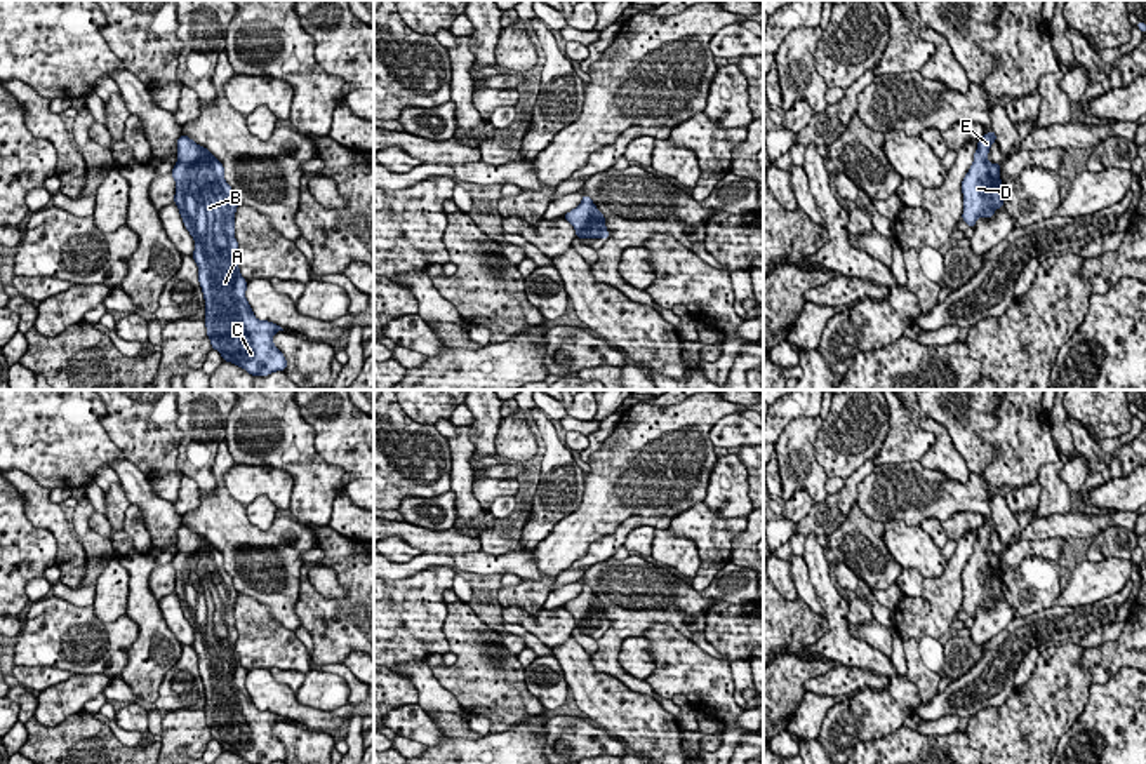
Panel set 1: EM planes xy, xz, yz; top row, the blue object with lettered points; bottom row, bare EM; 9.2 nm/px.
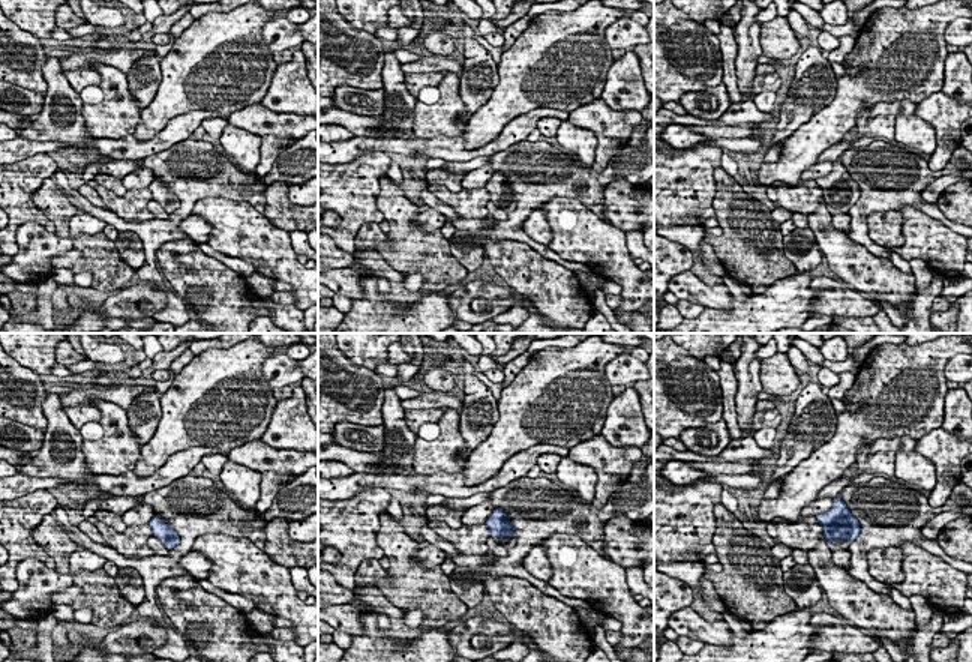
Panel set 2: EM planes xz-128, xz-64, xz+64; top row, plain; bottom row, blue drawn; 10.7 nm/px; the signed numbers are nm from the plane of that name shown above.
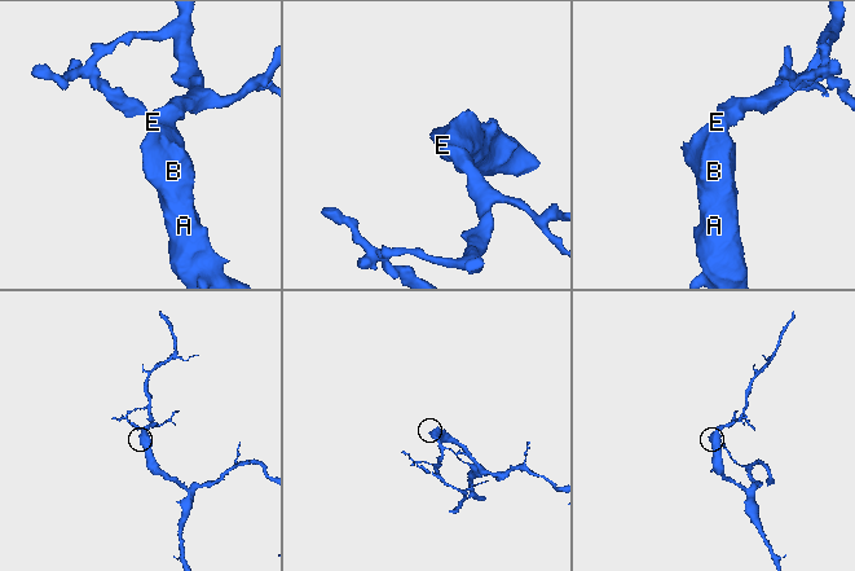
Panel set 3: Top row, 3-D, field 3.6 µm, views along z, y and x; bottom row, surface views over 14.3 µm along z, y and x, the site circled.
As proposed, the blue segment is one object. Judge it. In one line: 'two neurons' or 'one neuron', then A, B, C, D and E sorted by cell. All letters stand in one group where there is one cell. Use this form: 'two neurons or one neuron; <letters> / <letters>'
one neuron; A B C D E

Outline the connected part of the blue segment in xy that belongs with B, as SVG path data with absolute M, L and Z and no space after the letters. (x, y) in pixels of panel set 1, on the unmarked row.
M188 526L177 529L174 592L195 630L193 649L205 689L205 717L223 750L249 764L285 761L287 750L273 734L280 715L257 710L237 653L235 602L238 592L224 569L223 553Z

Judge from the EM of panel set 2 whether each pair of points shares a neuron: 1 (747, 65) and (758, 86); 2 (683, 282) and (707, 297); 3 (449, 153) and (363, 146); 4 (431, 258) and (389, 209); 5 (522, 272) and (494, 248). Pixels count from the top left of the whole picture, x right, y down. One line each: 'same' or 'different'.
1: different
2: same
3: same
4: same
5: same

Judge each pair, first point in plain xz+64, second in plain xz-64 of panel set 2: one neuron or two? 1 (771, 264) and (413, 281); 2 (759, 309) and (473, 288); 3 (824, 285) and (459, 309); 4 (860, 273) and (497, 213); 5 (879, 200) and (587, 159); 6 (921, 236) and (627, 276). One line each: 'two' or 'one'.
1: two
2: two
3: one
4: two
5: two
6: one

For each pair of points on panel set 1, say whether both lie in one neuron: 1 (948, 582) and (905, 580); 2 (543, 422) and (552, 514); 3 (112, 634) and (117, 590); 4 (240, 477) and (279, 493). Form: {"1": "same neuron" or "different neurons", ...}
{"1": "different neurons", "2": "same neuron", "3": "different neurons", "4": "same neuron"}

